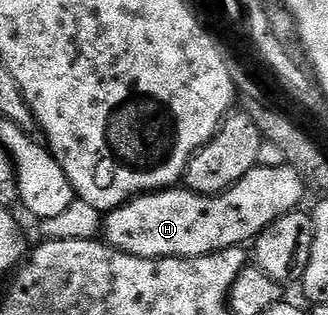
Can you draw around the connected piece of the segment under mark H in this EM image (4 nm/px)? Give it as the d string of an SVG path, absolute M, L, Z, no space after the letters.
M286 164L284 166L256 166L251 172L247 172L247 176L243 176L234 186L227 188L222 194L196 194L184 188L170 188L155 190L151 194L138 194L136 198L129 199L119 208L108 211L104 215L103 241L106 245L115 247L119 252L127 252L131 256L139 256L140 258L198 258L199 256L207 256L232 246L244 247L246 244L252 243L253 239L258 238L275 220L294 213L300 207L297 205L304 200L305 193L307 193L307 187L305 181L301 179L301 174L293 166Z

